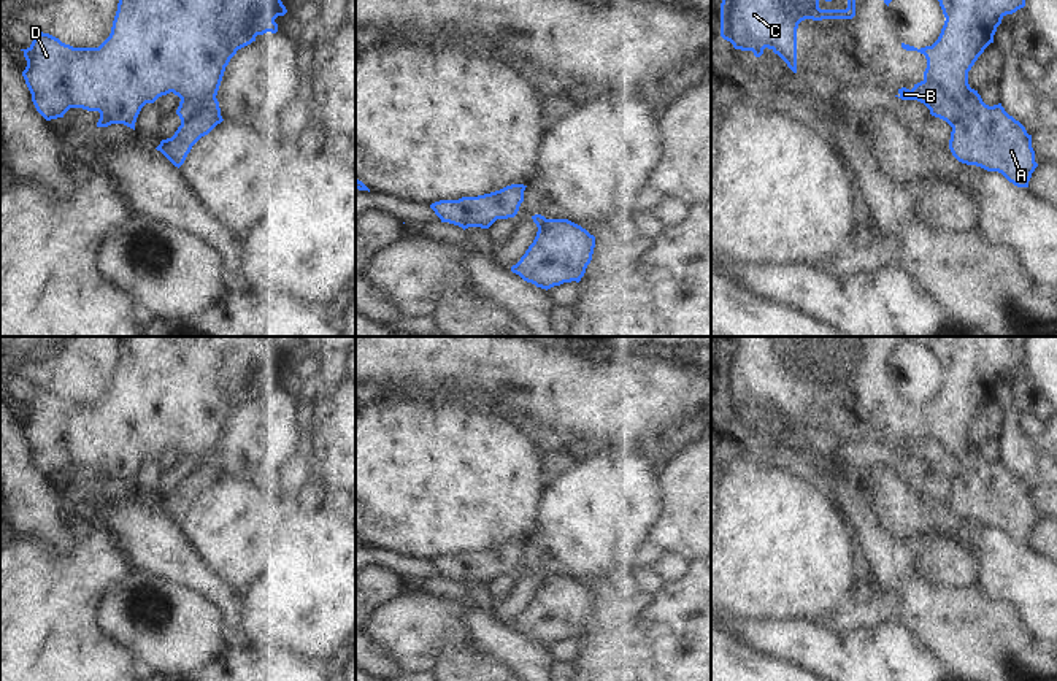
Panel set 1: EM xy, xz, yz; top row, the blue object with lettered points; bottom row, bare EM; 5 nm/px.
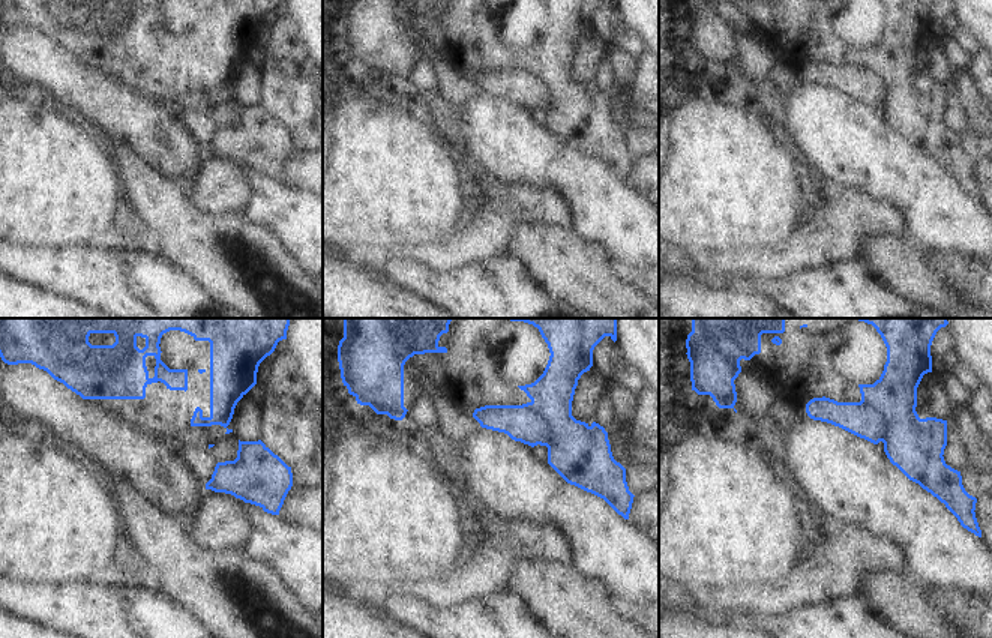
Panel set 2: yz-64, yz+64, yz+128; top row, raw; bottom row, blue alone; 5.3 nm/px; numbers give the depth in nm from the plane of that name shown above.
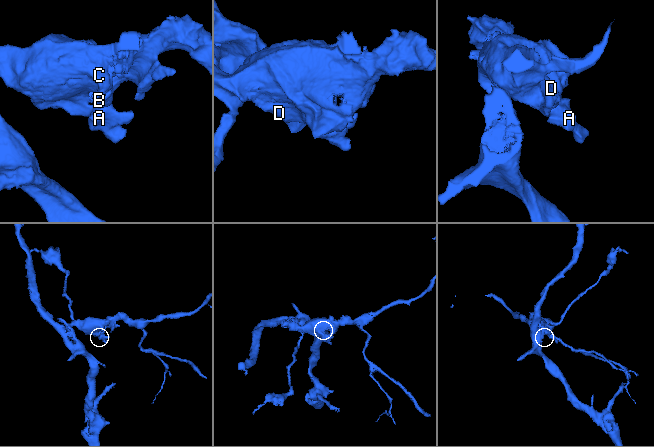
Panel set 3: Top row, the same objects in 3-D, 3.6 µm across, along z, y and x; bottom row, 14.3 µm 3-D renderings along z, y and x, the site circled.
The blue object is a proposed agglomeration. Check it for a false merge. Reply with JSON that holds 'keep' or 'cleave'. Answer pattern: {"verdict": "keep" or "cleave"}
{"verdict": "cleave"}

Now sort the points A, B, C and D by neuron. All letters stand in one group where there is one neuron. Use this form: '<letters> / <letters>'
A C D / B

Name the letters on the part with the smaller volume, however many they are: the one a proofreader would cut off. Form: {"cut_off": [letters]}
{"cut_off": ["B"]}

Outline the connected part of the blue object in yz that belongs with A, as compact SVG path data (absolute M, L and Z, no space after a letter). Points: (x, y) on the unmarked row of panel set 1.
M905 337L905 340L930 346L946 373L941 389L932 402L917 405L901 398L901 403L924 410L927 414L924 437L938 440L947 452L959 459L960 473L951 481L949 505L952 511L962 519L998 527L1017 543L1028 543L1032 529L1038 522L1032 491L1005 467L1001 459L986 460L978 446L968 440L968 427L984 405L994 398L1001 375L1025 362L1025 337Z

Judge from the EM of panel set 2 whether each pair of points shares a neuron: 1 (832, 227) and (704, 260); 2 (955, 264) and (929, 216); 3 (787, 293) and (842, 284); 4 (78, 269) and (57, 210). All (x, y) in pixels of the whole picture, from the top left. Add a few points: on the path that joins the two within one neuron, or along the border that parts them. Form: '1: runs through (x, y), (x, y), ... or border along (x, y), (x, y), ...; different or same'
1: runs through (800, 251), (775, 261), (736, 261); same
2: border along (926, 248), (962, 252), (976, 258); different
3: runs through (800, 293), (829, 293); same
4: border along (86, 243), (35, 246); different

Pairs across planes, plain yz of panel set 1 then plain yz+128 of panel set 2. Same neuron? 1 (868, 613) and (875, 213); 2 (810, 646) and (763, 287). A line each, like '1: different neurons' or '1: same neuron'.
1: same neuron
2: same neuron

